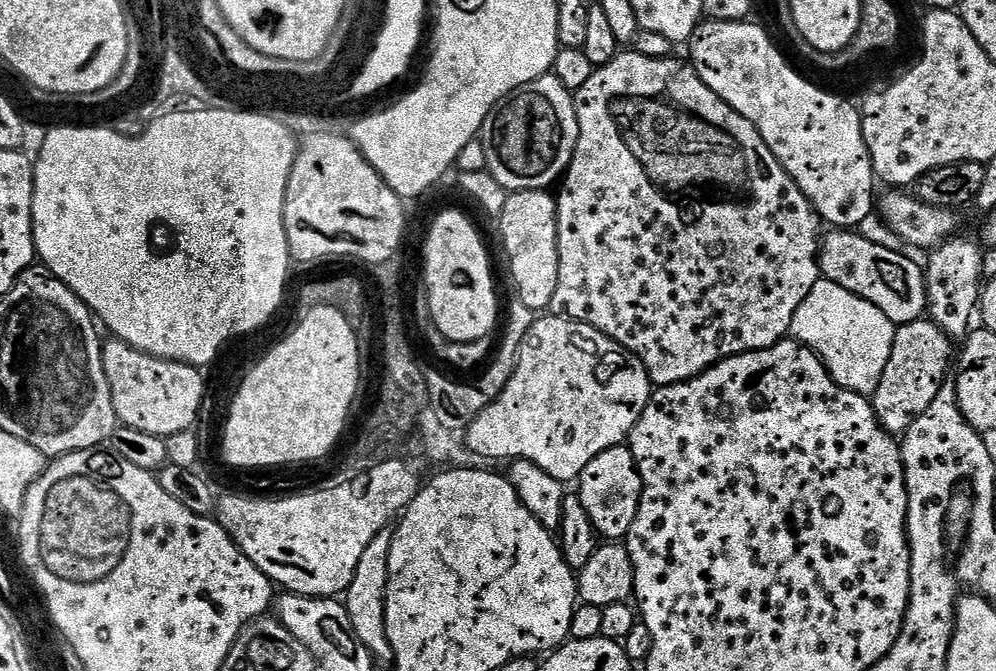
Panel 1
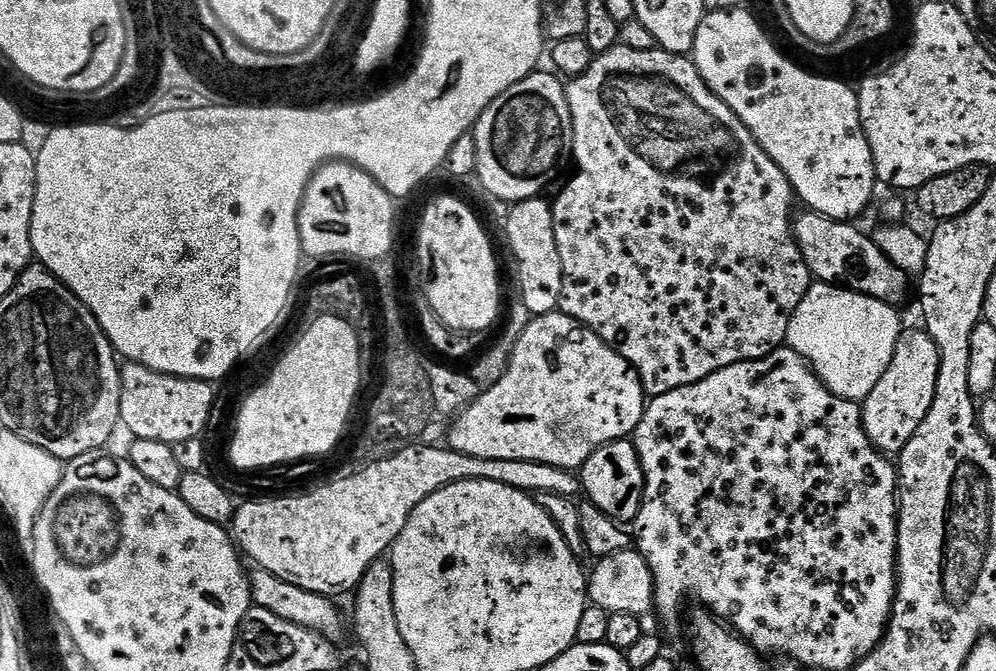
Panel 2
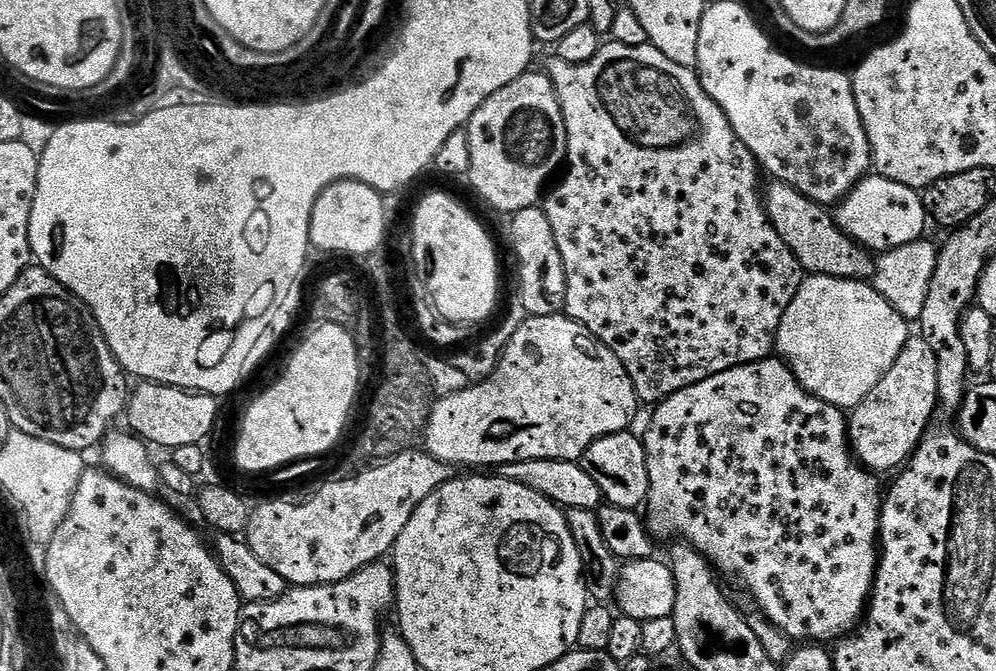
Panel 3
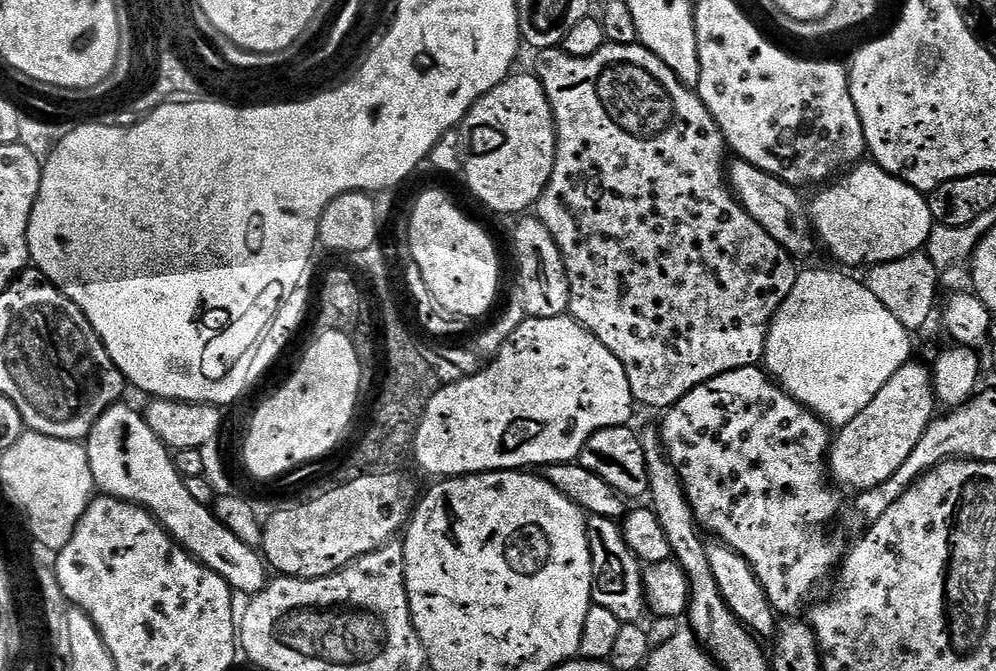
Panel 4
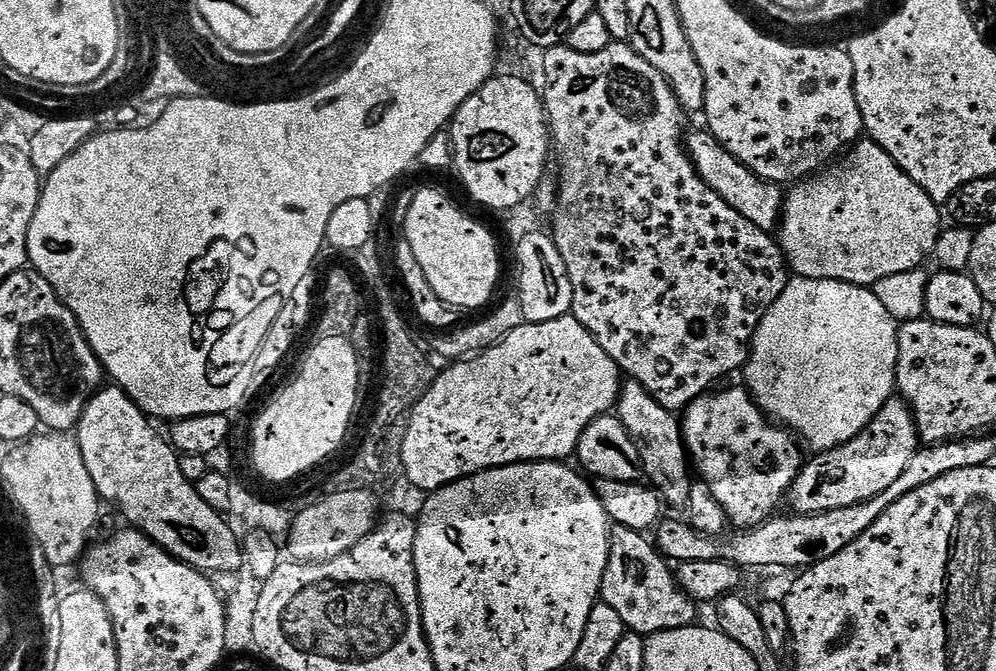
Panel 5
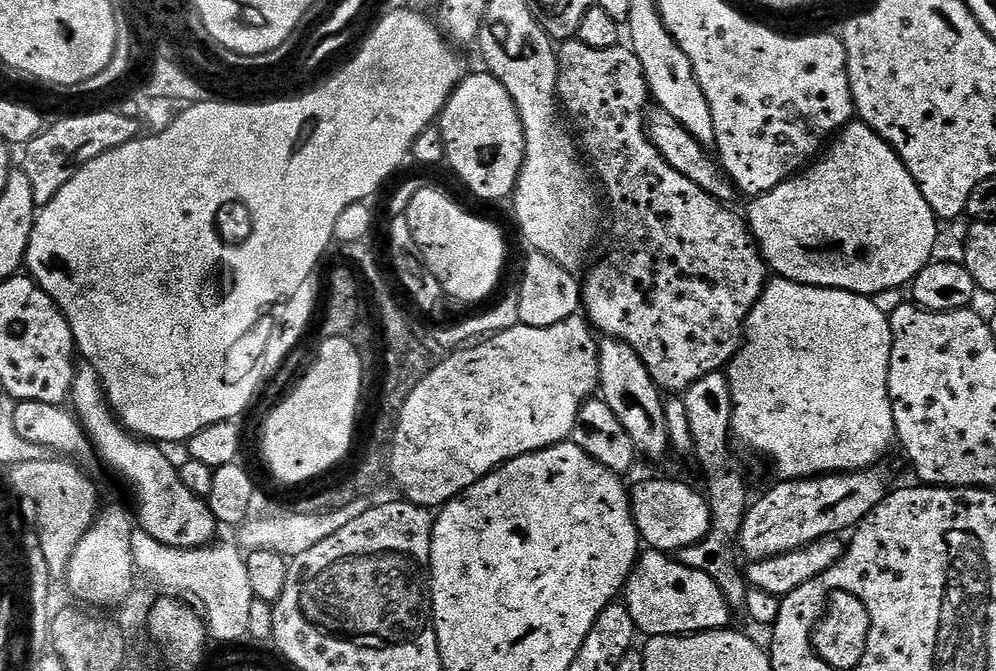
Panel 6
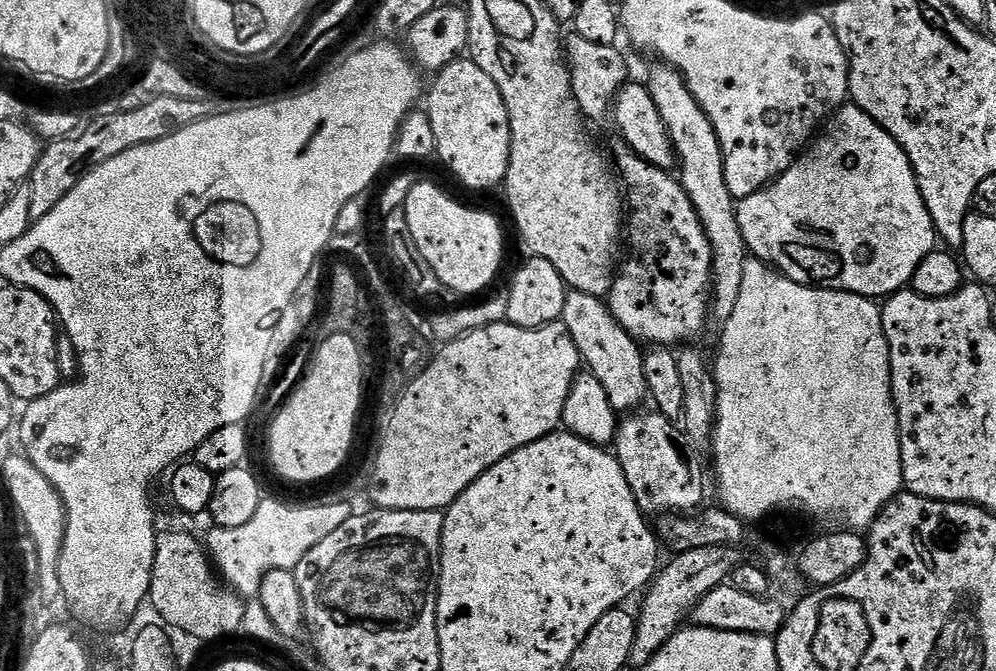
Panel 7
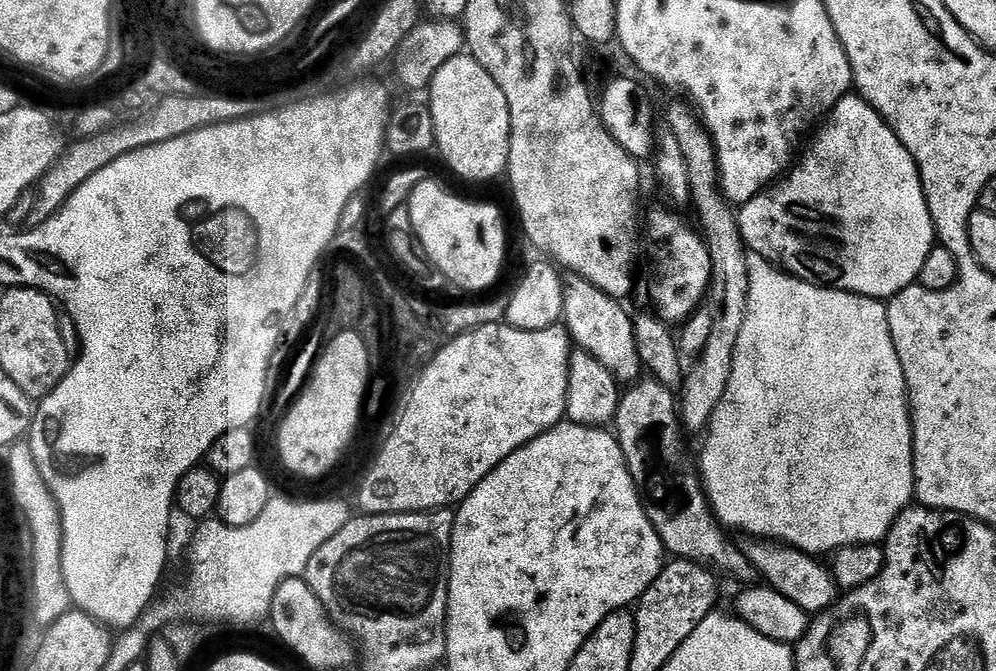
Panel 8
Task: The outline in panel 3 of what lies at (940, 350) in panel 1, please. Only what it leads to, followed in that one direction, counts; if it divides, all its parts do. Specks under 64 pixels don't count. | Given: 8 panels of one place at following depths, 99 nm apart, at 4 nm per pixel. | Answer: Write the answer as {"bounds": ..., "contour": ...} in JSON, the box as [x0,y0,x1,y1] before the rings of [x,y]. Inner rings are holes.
{"bounds":[848,334,939,474],"contour":[[[919,334],[913,335],[906,342],[902,354],[898,354],[894,366],[886,370],[882,382],[878,382],[878,386],[874,386],[870,394],[866,394],[866,398],[858,407],[851,409],[848,439],[855,459],[873,474],[892,471],[895,473],[901,466],[907,465],[912,459],[912,453],[920,447],[921,440],[929,431],[928,423],[931,422],[932,415],[937,415],[939,402],[938,358],[934,358],[934,350],[930,350],[930,342],[926,342]]]}

